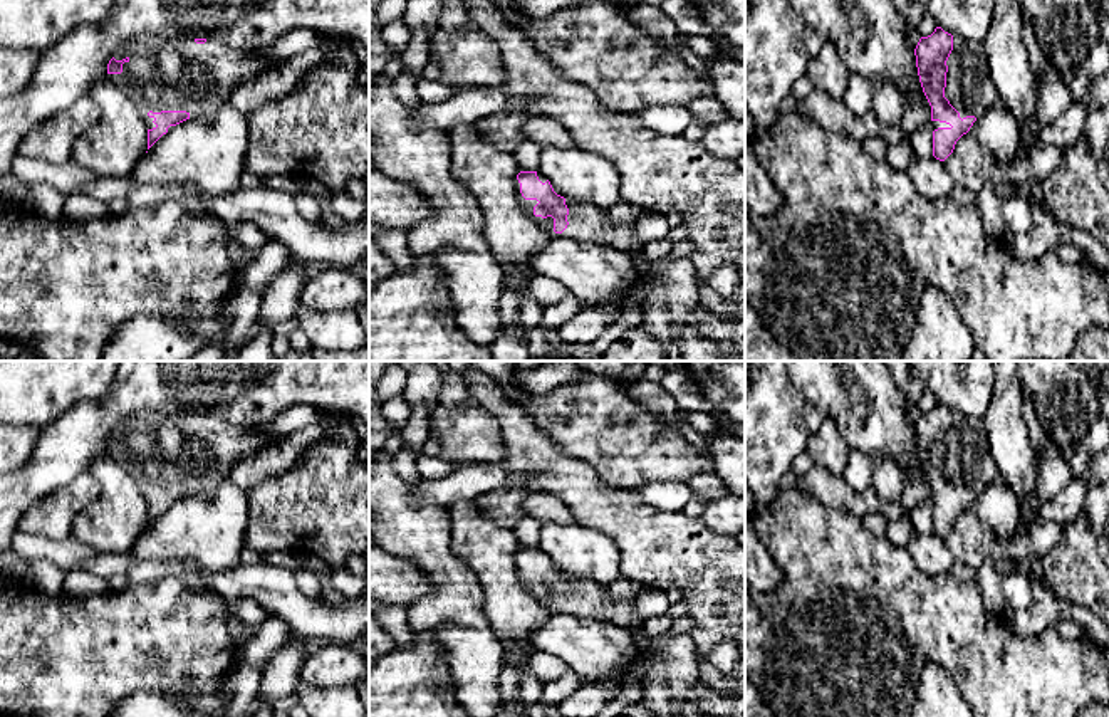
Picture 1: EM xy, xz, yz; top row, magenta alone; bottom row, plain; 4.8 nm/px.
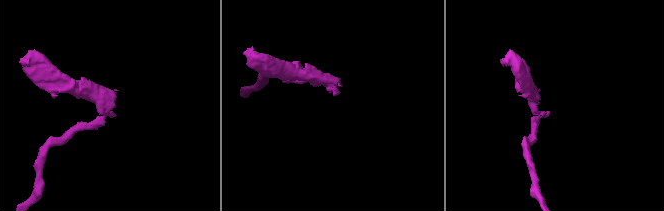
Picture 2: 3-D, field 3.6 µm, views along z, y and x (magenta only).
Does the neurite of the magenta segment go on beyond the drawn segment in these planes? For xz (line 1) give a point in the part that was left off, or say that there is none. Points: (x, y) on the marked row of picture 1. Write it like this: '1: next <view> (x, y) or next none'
1: next xz (586, 220)

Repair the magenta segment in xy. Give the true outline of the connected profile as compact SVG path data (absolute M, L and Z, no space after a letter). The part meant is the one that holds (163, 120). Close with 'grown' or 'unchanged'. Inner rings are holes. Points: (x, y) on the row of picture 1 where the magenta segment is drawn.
M143 35L117 47L107 81L141 113L149 149L173 126L216 113L240 82L279 65L218 39Z | grown

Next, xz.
M520 171L515 180L517 198L525 213L554 237L586 238L592 243L626 249L641 255L644 242L633 223L611 223L609 212L596 205L560 196L539 171Z | grown

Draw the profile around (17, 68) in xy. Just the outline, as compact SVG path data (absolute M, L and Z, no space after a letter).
M0 47L0 97L10 97L29 84L40 55L34 50Z

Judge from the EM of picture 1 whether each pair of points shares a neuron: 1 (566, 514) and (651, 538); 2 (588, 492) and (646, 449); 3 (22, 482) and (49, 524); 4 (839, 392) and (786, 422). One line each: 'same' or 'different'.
1: different
2: different
3: different
4: different

